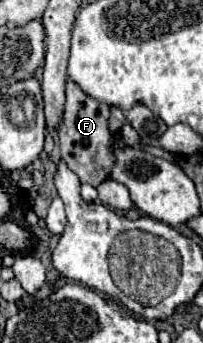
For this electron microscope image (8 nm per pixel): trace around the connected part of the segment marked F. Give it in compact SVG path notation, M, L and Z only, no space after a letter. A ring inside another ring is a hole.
M67 81L67 103L59 129L59 147L61 159L81 179L81 183L97 187L99 183L109 179L109 167L113 167L111 139L113 135L109 133L109 105L97 103L93 97L85 95L73 81Z

